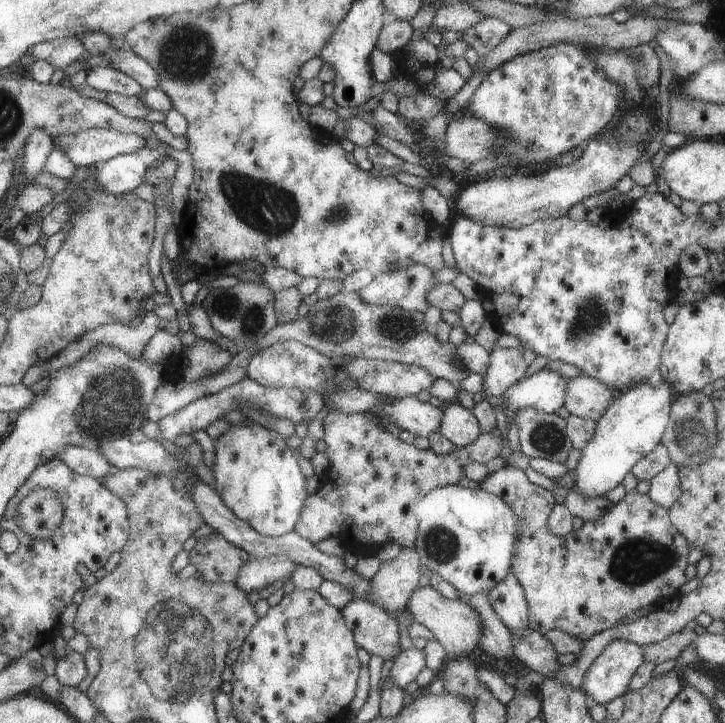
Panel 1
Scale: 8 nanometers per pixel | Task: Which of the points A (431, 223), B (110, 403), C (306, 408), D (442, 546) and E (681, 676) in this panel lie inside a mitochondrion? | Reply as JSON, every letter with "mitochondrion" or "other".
{"A":"other","B":"mitochondrion","C":"other","D":"mitochondrion","E":"other"}

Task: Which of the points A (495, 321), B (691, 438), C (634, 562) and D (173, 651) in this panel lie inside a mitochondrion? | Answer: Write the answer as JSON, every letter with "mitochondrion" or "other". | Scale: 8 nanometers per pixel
{"A":"other","B":"mitochondrion","C":"mitochondrion","D":"mitochondrion"}

